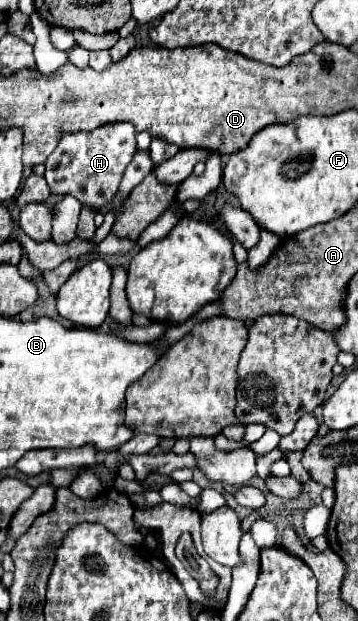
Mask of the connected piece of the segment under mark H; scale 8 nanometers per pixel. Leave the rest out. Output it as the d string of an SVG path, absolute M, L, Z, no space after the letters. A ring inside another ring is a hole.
M112 123L94 131L66 133L54 153L46 159L46 181L52 193L72 195L92 209L106 207L122 181L126 167L136 153L136 127L132 123Z

